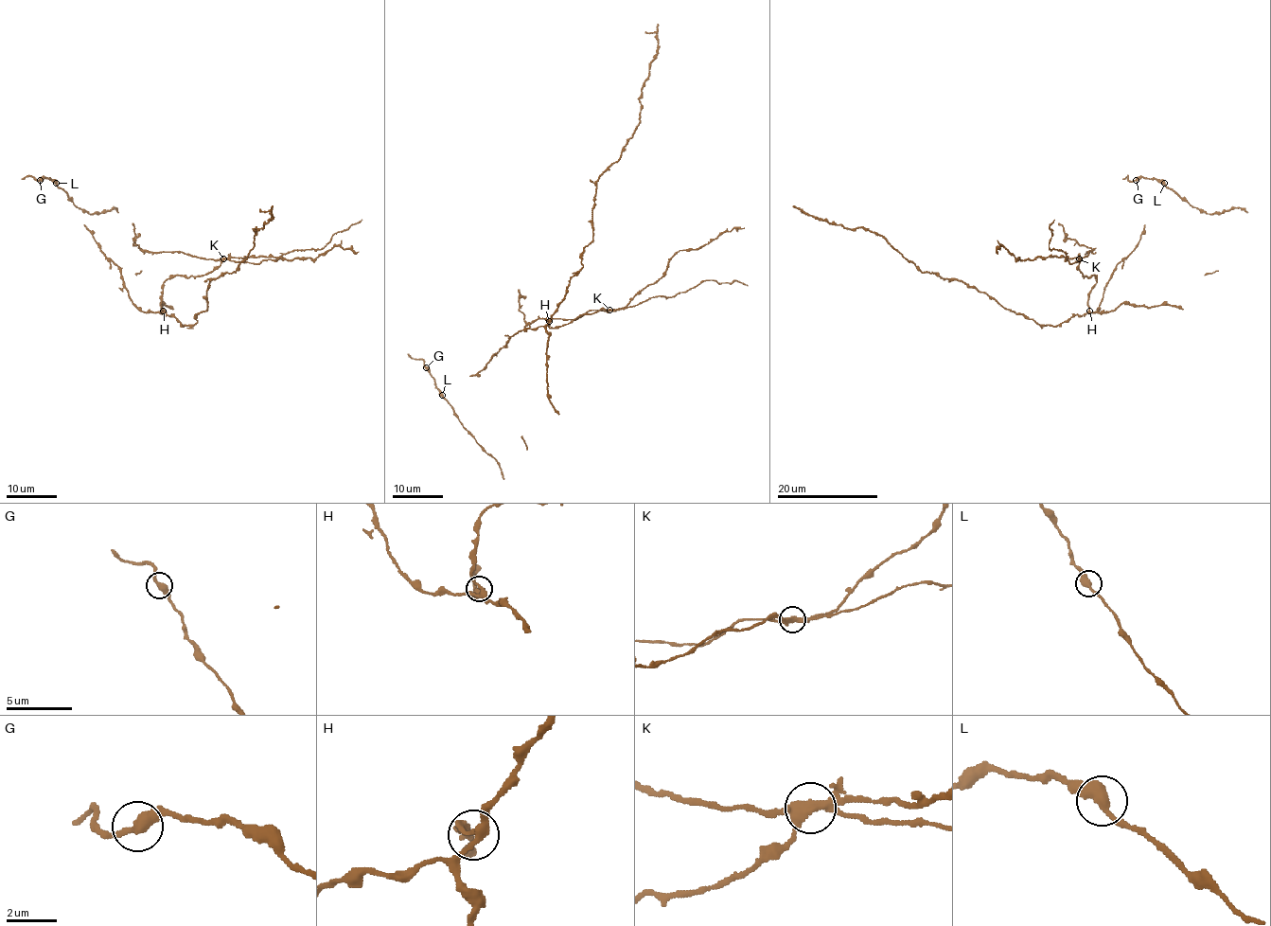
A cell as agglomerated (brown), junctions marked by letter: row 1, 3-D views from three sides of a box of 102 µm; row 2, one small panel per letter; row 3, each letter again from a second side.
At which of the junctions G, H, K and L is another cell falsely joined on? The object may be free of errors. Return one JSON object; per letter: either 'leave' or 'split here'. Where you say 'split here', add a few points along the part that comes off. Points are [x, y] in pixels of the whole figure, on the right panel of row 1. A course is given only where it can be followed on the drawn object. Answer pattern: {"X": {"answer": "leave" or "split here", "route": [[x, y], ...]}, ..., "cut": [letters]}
{"G": {"answer": "leave"}, "H": {"answer": "leave"}, "K": {"answer": "split here", "route": [[1078, 258], [1070, 263], [1065, 259], [1063, 251], [1050, 249], [1052, 234], [1050, 226], [1054, 220]]}, "L": {"answer": "leave"}, "cut": ["K"]}

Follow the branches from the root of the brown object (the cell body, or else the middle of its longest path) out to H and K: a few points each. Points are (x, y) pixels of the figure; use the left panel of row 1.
H: (184, 325), (163, 311)
K: (184, 325), (163, 311), (162, 285), (177, 275), (188, 277), (205, 275), (213, 271), (223, 258)

